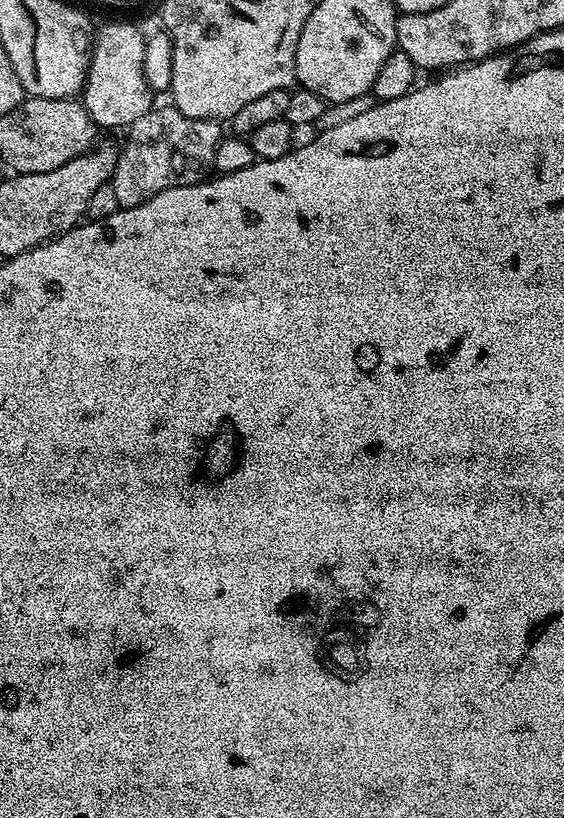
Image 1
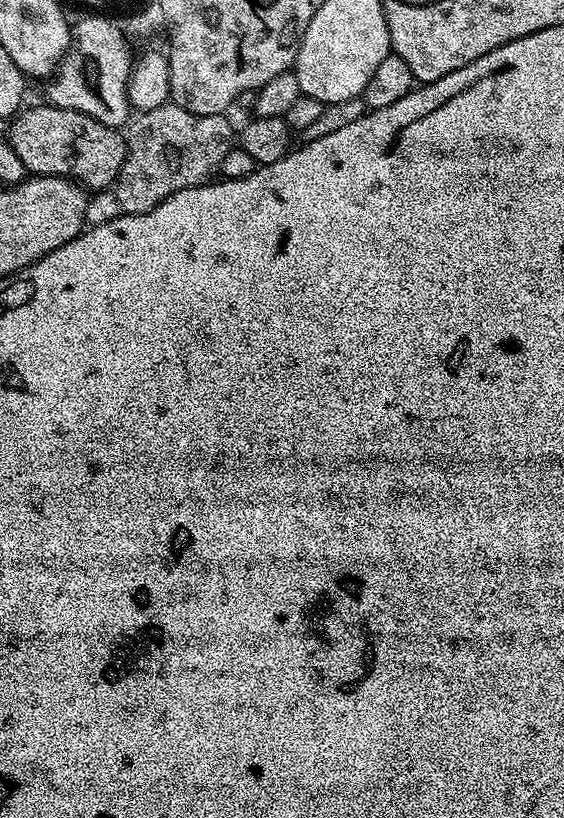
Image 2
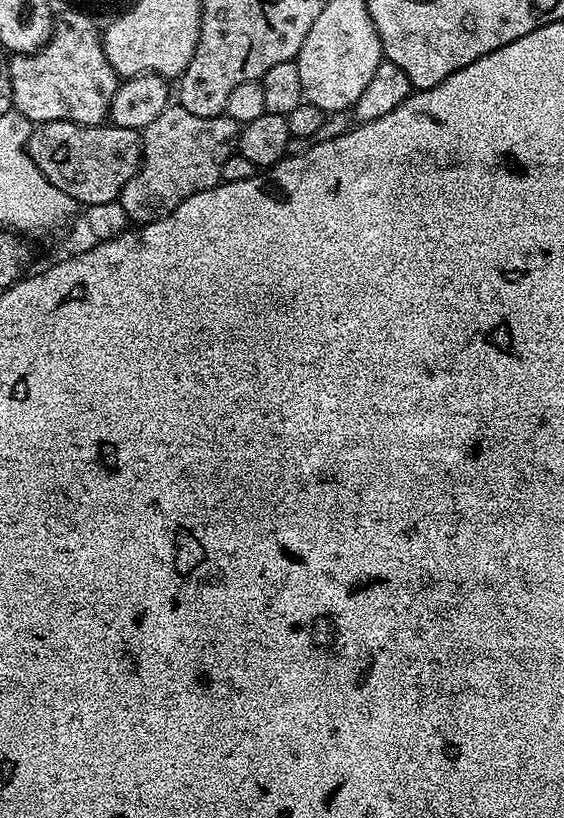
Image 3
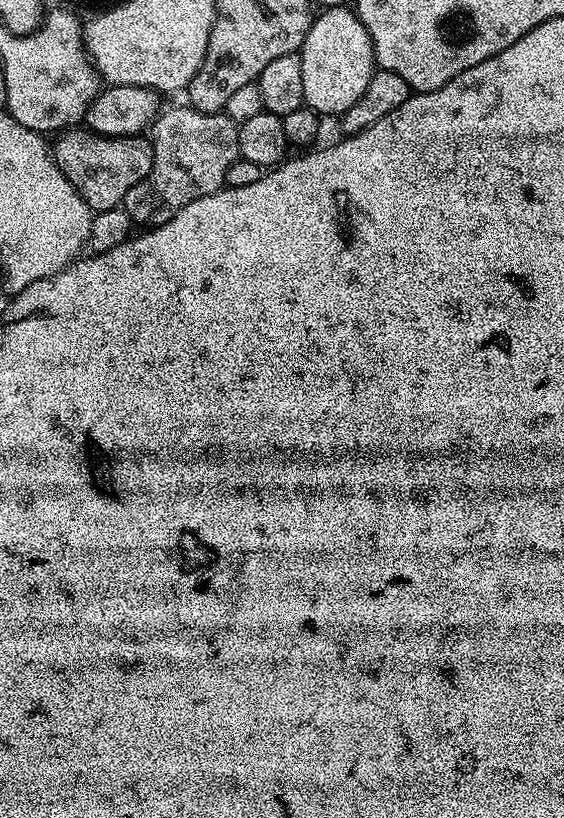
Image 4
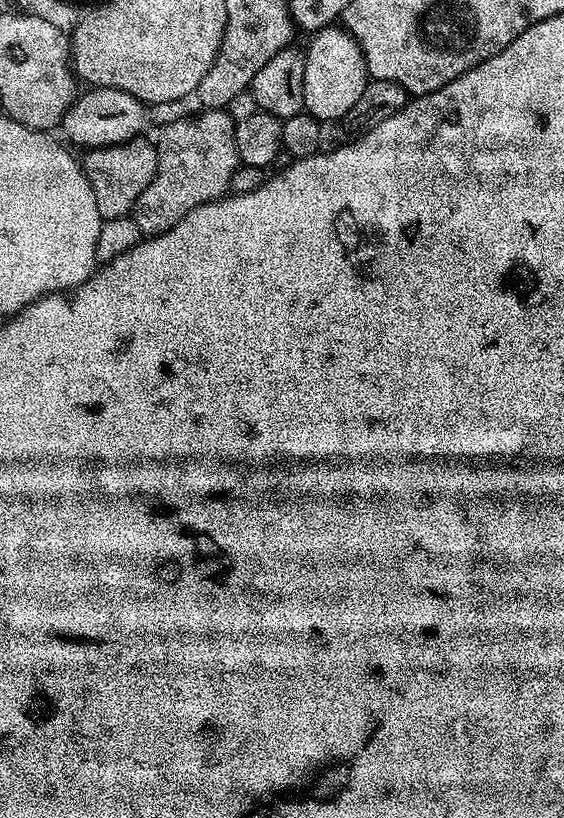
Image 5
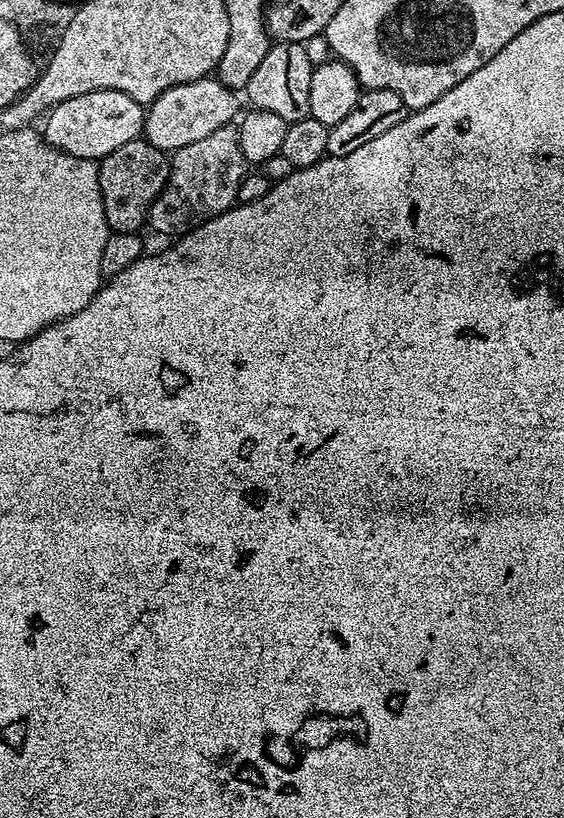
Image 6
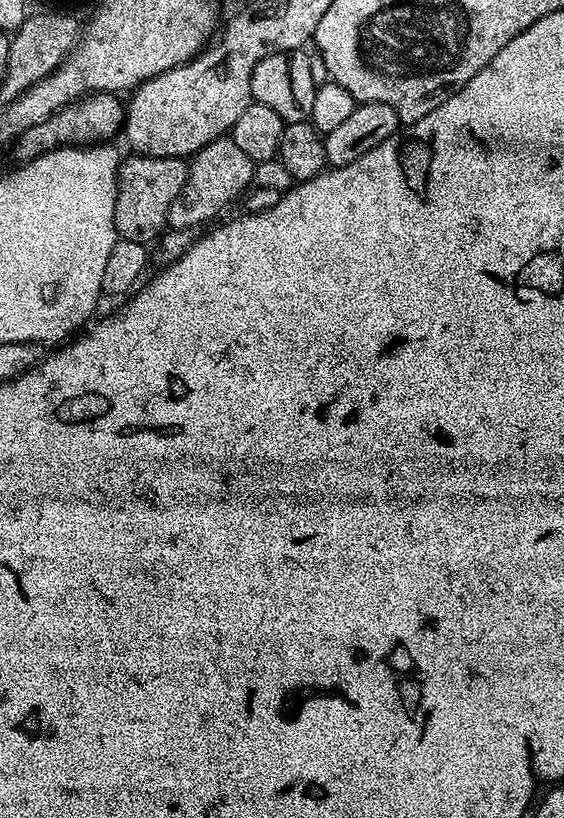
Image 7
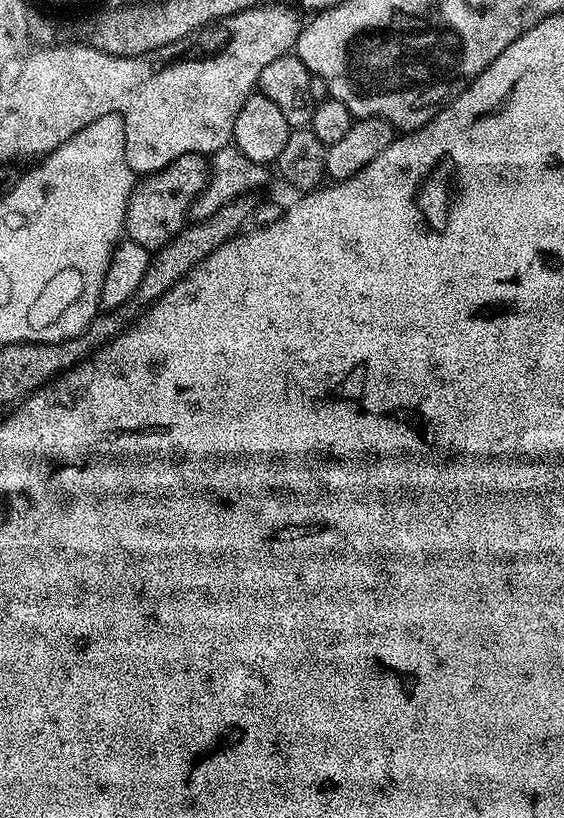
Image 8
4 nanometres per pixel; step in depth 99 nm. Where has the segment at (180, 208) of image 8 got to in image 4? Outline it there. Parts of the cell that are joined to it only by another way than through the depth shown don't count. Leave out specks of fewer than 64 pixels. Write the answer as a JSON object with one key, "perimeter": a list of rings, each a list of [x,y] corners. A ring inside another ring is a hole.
{"perimeter":[[[68,130],[54,144],[56,164],[93,213],[123,205],[130,186],[138,186],[152,169],[152,142],[147,135],[104,136],[91,130]]]}

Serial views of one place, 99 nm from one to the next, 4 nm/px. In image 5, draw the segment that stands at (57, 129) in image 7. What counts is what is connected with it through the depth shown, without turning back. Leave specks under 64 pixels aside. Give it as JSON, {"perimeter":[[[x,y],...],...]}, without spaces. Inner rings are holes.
{"perimeter":[[[90,88],[86,91],[88,92],[83,91],[73,101],[62,121],[63,139],[69,145],[77,144],[80,150],[104,148],[106,145],[135,139],[143,133],[141,131],[146,124],[146,106],[138,98],[113,88]]]}

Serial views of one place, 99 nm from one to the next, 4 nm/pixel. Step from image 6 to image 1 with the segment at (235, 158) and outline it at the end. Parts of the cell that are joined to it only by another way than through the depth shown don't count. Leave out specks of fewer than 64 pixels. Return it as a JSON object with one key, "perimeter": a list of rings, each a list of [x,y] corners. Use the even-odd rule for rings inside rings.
{"perimeter":[[[174,106],[168,108],[153,107],[142,114],[127,129],[128,141],[124,144],[120,156],[115,157],[110,183],[116,202],[120,208],[133,208],[136,204],[145,204],[162,190],[179,188],[181,184],[195,184],[205,175],[204,171],[211,169],[216,144],[222,139],[220,124],[215,120],[195,120],[182,114]]]}

